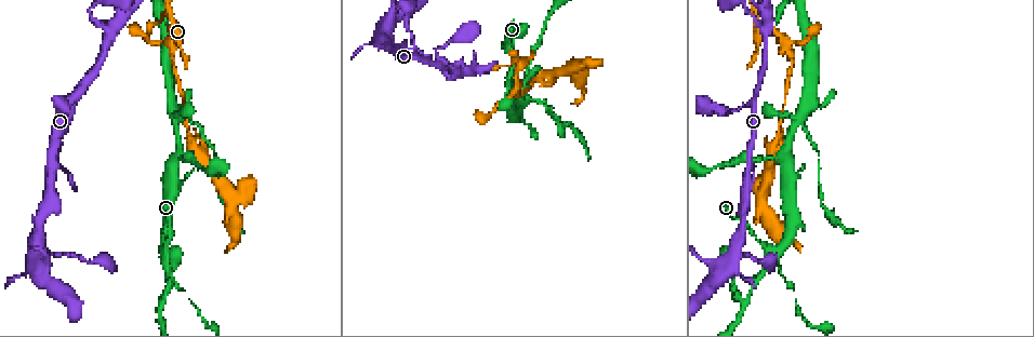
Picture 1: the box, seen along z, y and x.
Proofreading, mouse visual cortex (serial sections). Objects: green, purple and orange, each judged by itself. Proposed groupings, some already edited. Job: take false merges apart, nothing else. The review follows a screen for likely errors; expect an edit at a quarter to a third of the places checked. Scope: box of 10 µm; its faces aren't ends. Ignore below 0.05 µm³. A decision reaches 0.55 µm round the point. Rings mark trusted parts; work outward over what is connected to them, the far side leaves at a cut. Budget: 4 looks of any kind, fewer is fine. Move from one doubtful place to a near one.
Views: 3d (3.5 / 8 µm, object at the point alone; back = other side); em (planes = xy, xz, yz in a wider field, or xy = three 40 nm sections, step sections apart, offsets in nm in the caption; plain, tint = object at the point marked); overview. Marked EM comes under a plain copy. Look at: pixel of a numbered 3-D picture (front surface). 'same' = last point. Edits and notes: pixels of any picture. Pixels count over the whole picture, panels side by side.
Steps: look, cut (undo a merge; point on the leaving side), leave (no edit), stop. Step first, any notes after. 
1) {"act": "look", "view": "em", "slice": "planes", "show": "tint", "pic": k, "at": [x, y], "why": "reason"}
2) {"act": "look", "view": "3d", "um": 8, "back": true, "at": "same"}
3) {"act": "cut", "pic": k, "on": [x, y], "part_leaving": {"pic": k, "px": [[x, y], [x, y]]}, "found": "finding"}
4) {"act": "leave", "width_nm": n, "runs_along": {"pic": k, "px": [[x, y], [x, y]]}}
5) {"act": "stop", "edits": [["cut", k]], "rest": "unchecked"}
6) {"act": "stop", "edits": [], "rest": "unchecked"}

{"act": "look", "view": "3d", "um": 3.5, "back": true, "pic": 1, "at": [767, 251], "why": "thin arm on a thick one"}

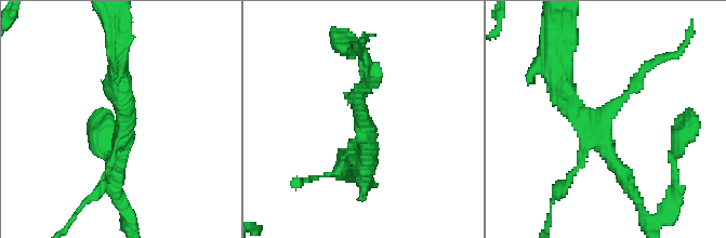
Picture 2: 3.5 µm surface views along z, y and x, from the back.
{"act": "look", "view": "em", "slice": "xy", "step": 3, "show": "tint", "pic": 2, "at": [602, 120], "why": "now the EM"}

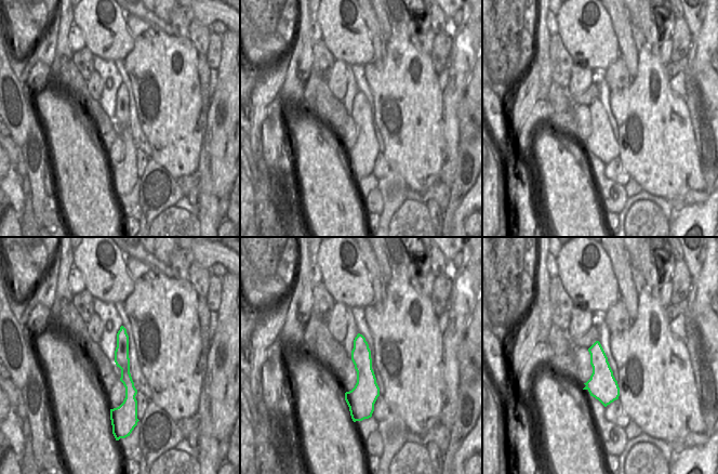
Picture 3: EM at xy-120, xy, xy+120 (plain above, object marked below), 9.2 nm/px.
{"act": "leave", "found": "all the same cell"}

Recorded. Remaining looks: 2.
{"act": "look", "view": "3d", "um": 3.5, "pic": 1, "at": [575, 70], "why": "arms part here"}

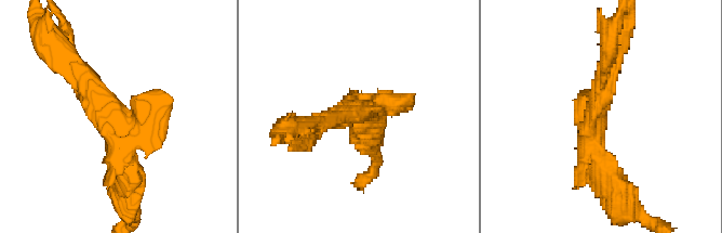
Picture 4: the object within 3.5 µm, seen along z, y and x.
{"act": "look", "view": "em", "slice": "xy", "step": 3, "show": "tint", "pic": 4, "at": [595, 128]}

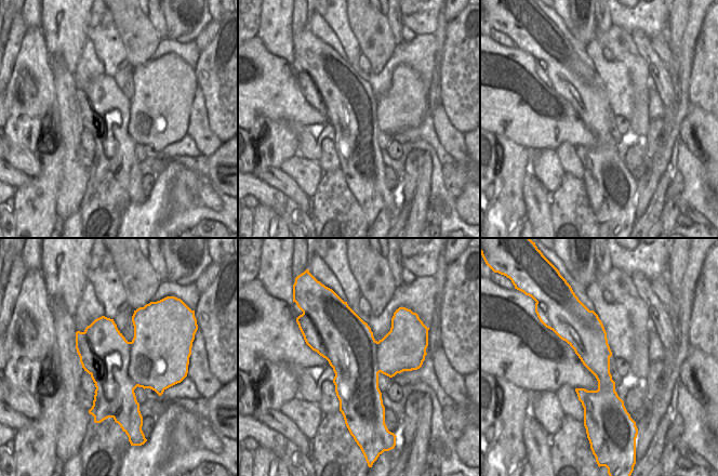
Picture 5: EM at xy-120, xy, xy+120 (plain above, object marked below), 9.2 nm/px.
{"act": "cut", "pic": 4, "on": [166, 114], "part_leaving": {"pic": 4, "px": [[135, 123], [155, 103], [171, 100]]}, "found": "a second cell is stuck on"}

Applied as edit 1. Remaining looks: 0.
{"act": "stop", "edits": [["cut", 4]], "rest": "unchecked"}

